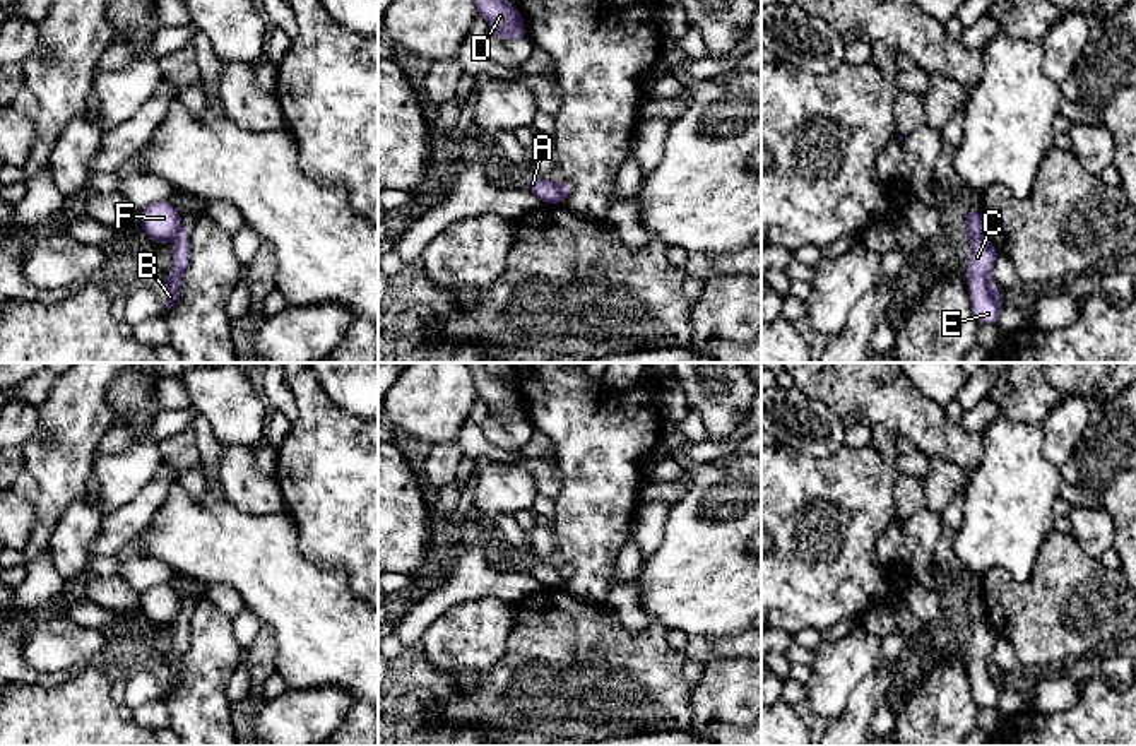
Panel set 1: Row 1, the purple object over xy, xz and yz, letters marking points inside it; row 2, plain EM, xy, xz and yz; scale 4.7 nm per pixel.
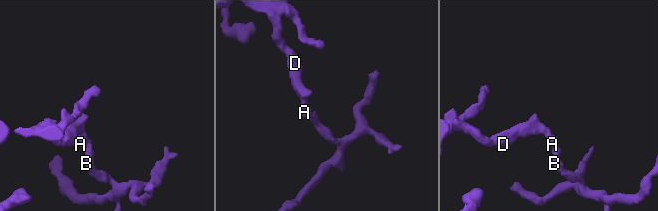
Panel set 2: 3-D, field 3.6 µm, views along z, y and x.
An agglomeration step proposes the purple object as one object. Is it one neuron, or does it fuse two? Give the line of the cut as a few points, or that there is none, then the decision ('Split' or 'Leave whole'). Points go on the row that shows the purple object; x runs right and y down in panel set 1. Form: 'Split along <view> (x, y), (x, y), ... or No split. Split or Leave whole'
Split along yz (969, 233), (984, 236). Split

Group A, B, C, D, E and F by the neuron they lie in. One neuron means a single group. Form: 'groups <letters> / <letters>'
groups A D F / B C E

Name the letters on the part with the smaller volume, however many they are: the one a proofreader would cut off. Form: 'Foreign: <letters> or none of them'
Foreign: B, C, E

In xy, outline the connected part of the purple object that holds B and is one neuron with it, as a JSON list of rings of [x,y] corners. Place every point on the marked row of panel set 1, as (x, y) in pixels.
[[[180,229],[175,234],[175,253],[168,284],[164,286],[164,303],[171,308],[181,294],[181,275],[190,263],[190,233]]]

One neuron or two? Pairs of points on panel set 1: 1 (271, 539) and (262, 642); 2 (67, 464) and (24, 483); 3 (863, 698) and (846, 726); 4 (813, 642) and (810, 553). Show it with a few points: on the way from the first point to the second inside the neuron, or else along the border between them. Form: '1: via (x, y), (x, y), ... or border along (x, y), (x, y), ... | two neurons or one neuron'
1: border along (264, 621), (272, 628), (278, 661) | two neurons
2: border along (26, 469), (38, 486), (35, 502) | two neurons
3: via (863, 705), (852, 719) | one neuron
4: border along (820, 628), (801, 628), (794, 635) | two neurons

